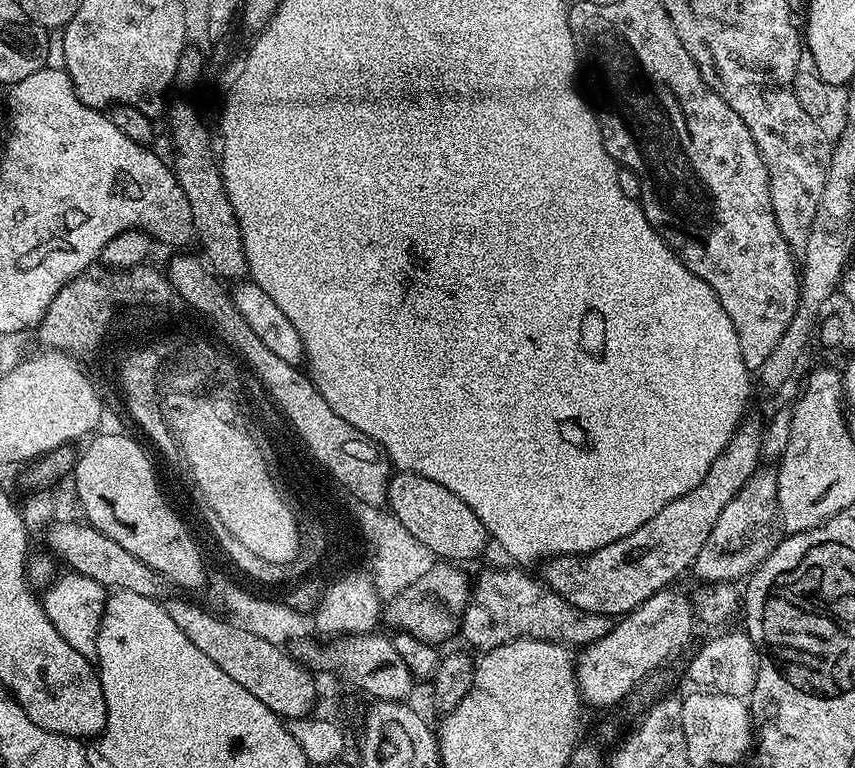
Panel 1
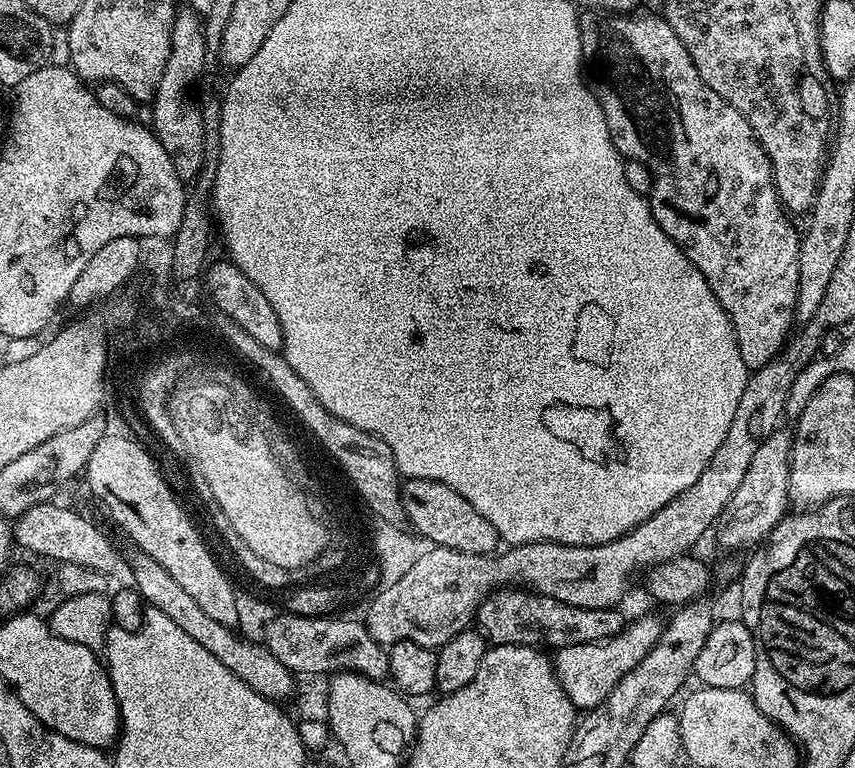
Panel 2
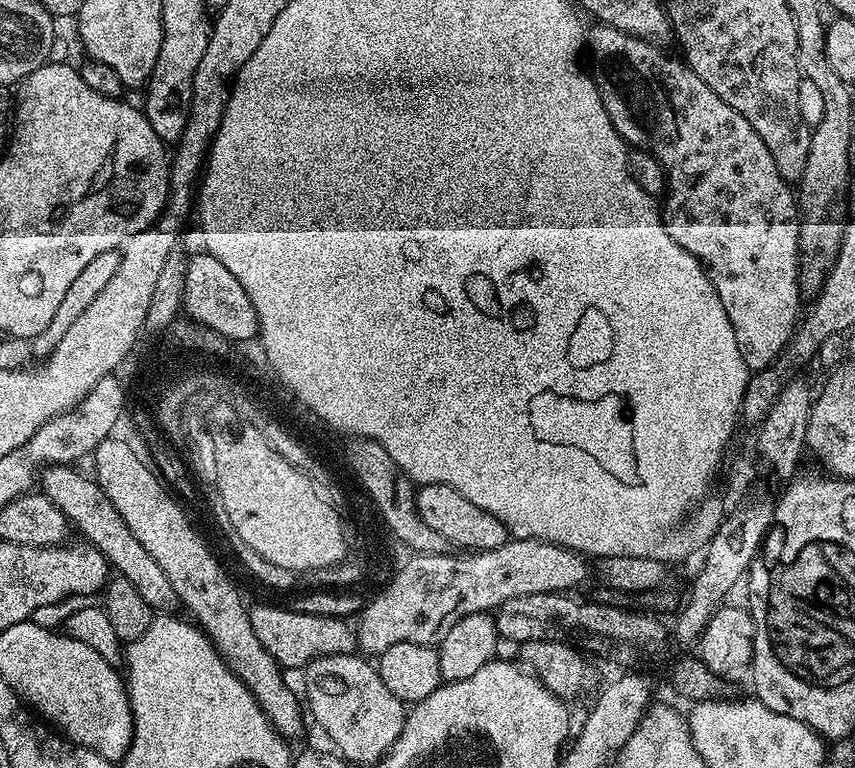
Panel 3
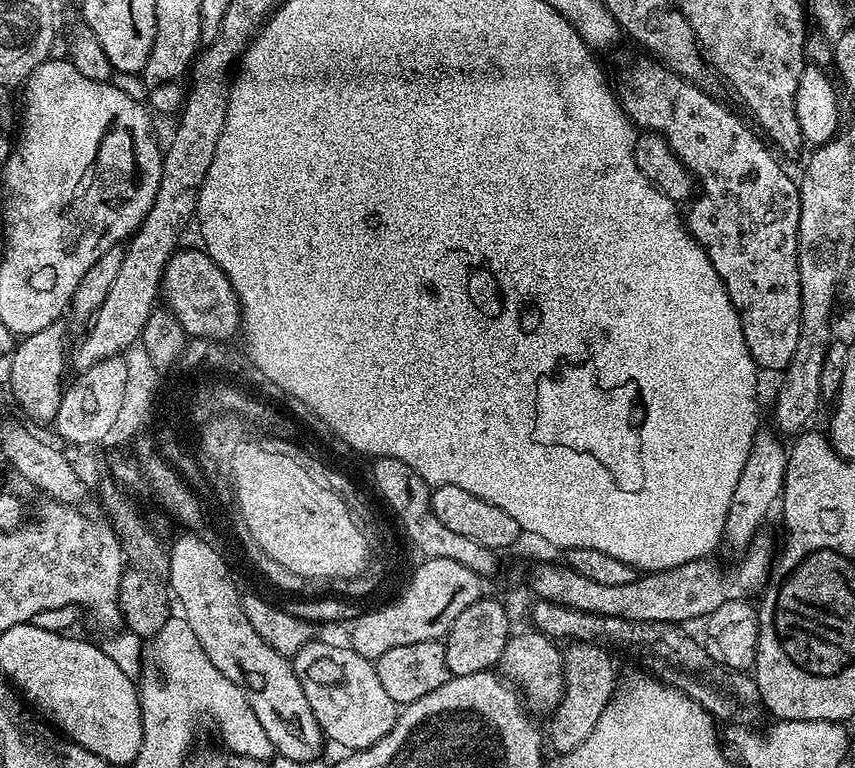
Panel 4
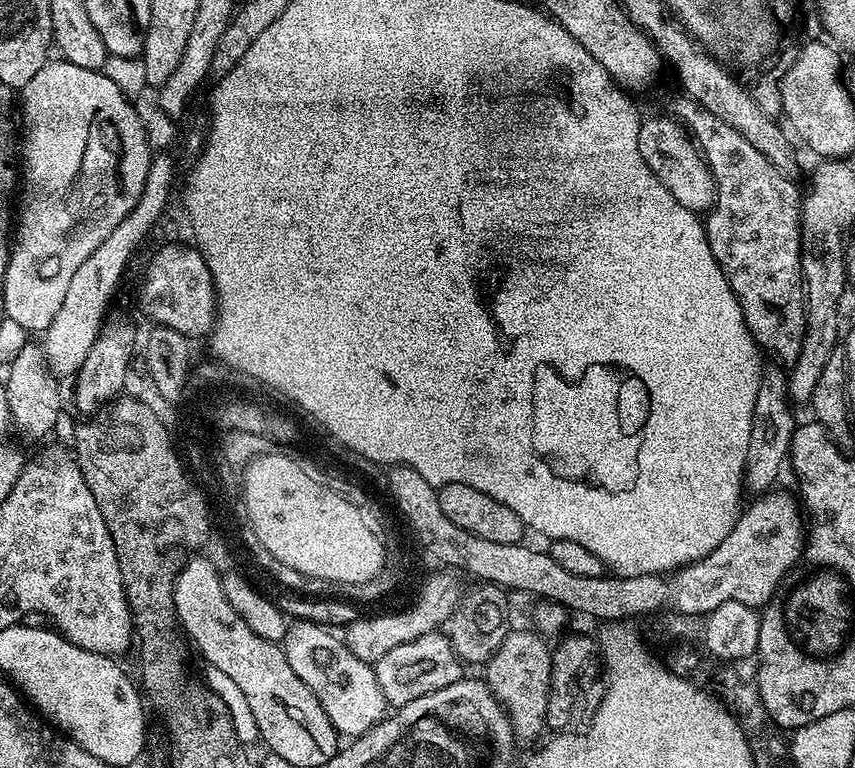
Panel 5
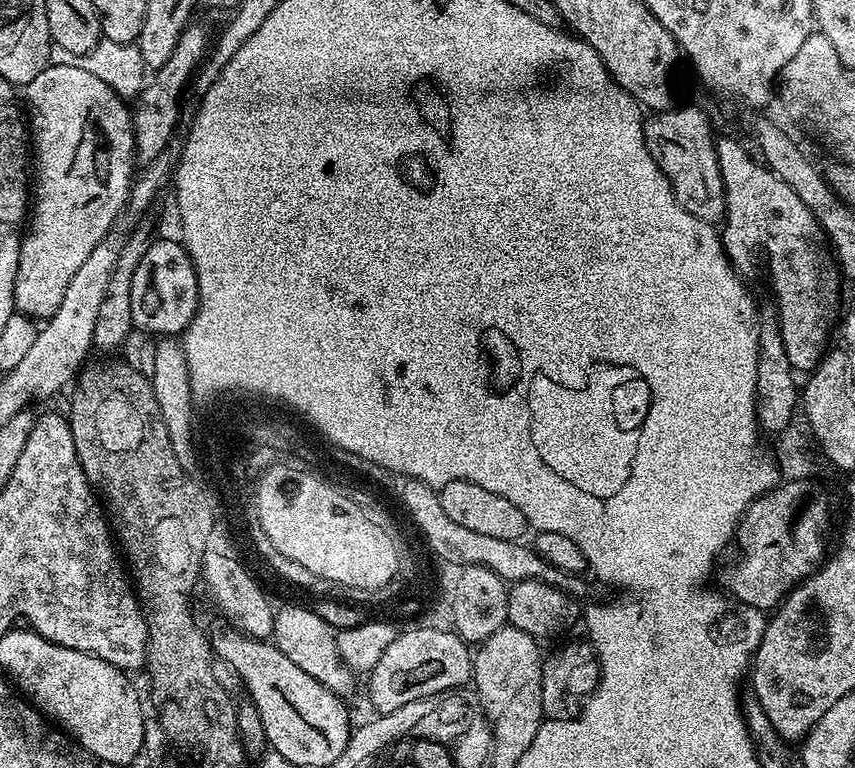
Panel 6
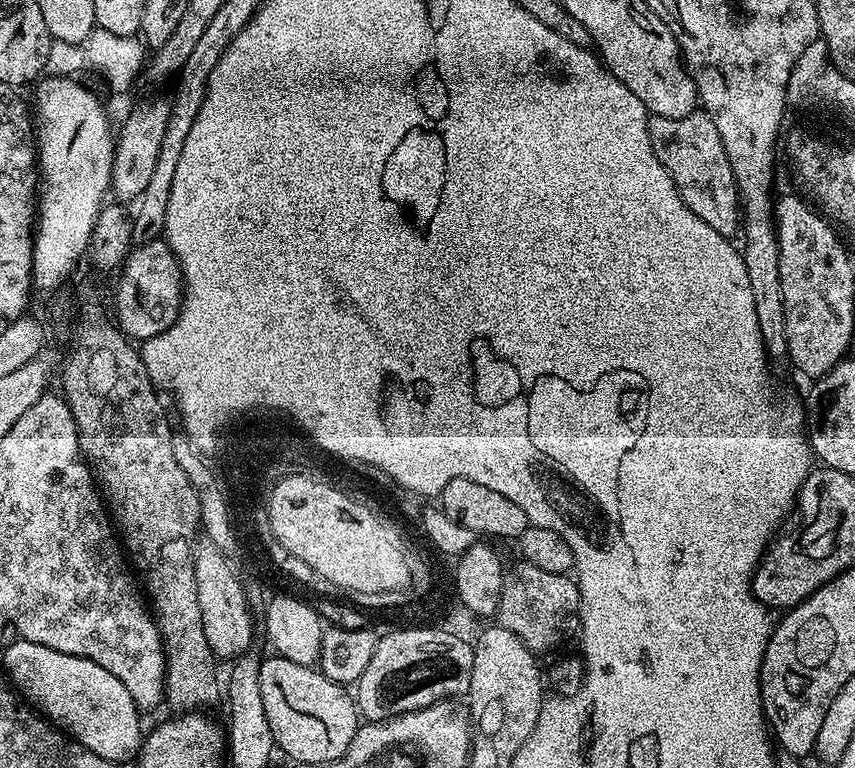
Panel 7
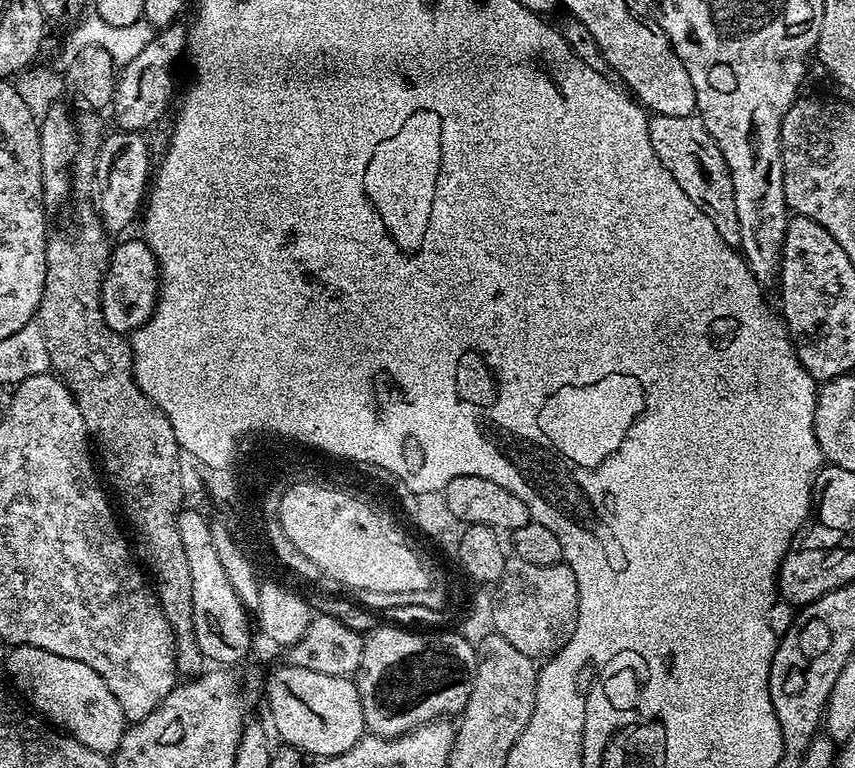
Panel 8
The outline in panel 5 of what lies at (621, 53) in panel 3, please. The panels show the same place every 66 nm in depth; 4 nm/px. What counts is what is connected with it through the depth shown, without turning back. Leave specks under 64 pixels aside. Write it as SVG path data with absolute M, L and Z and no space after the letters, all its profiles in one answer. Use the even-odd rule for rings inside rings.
M683 94L677 96L670 109L671 115L688 129L716 183L716 201L703 221L710 250L742 306L744 321L757 345L765 353L773 352L781 365L791 366L796 363L804 338L804 289L800 275L801 189L796 189L785 173L766 162L766 157L754 150L734 126L726 126L722 118L714 118L714 114L702 108L698 101Z

